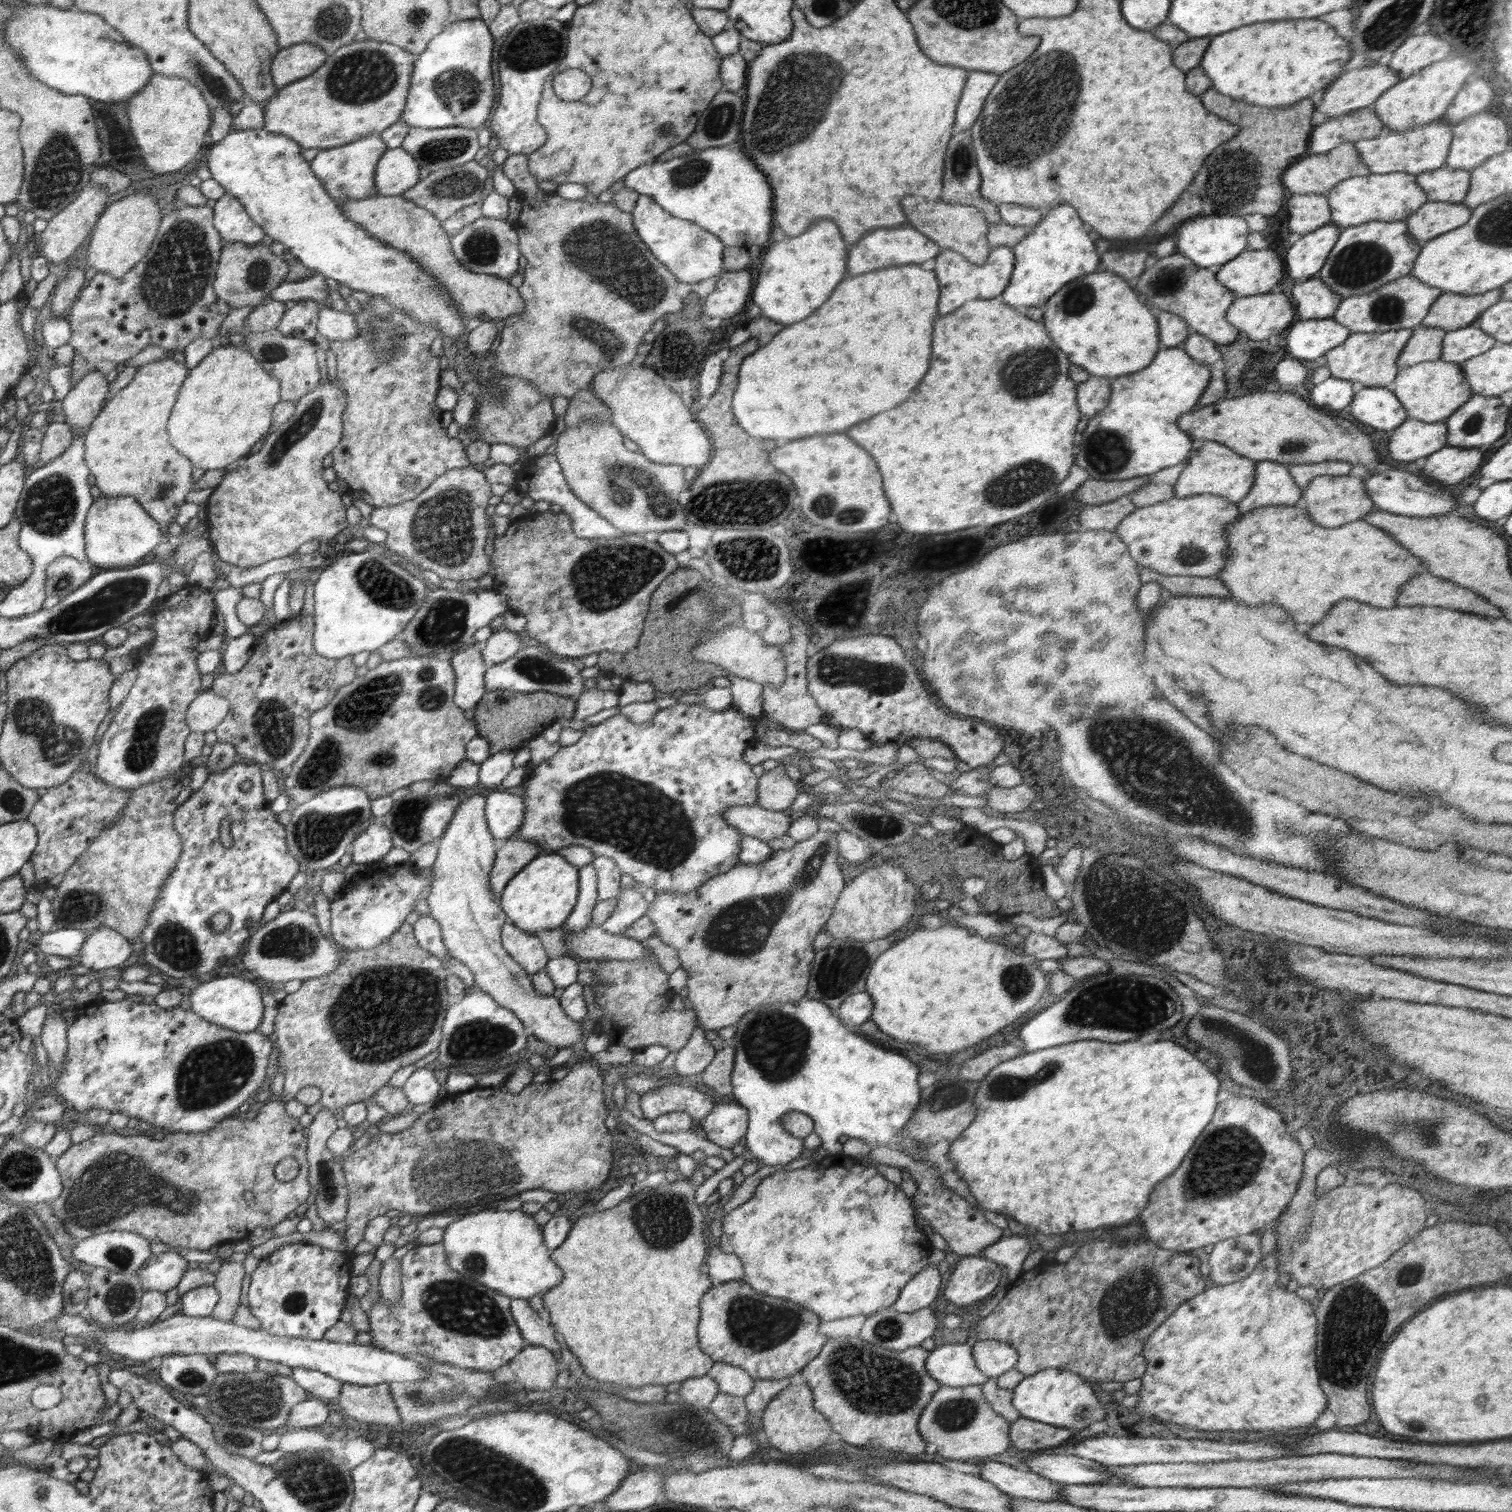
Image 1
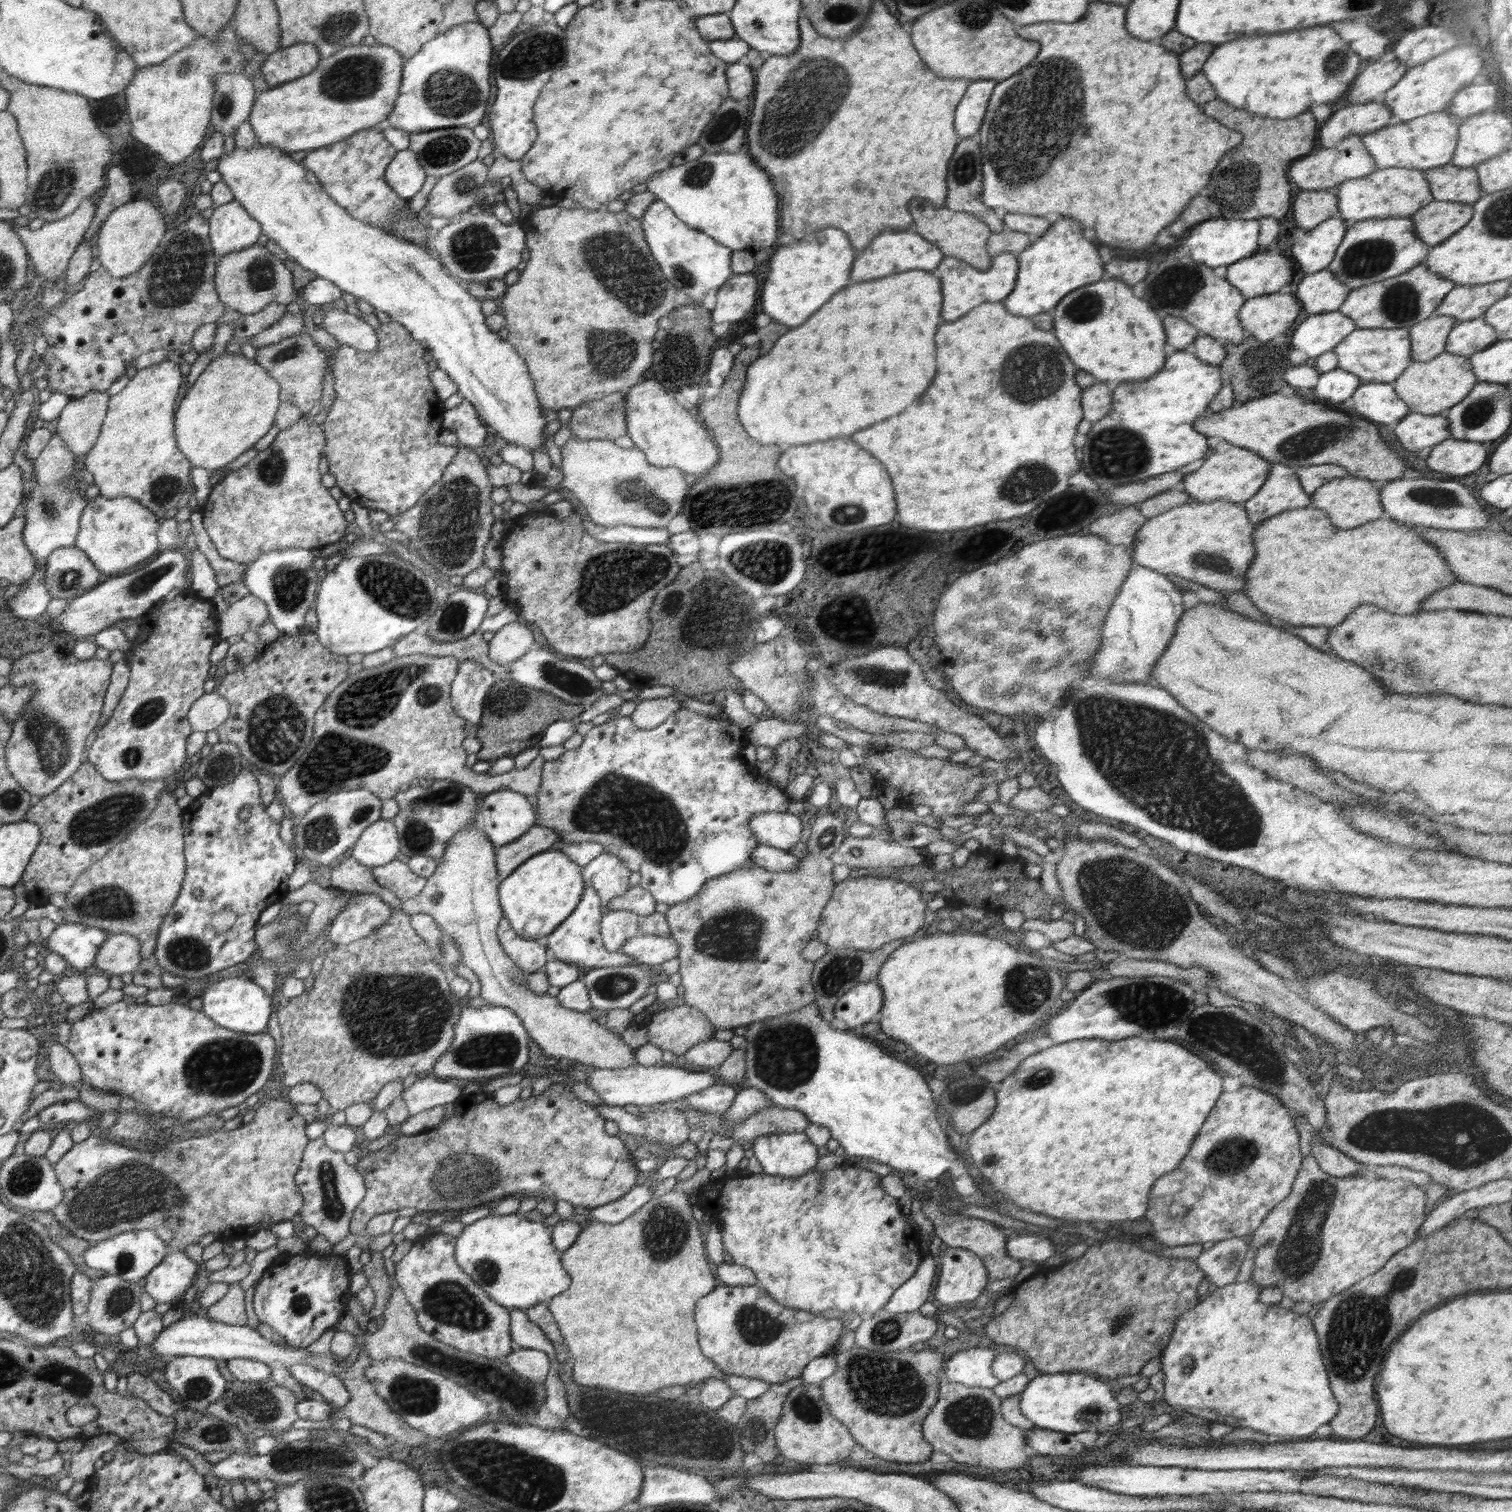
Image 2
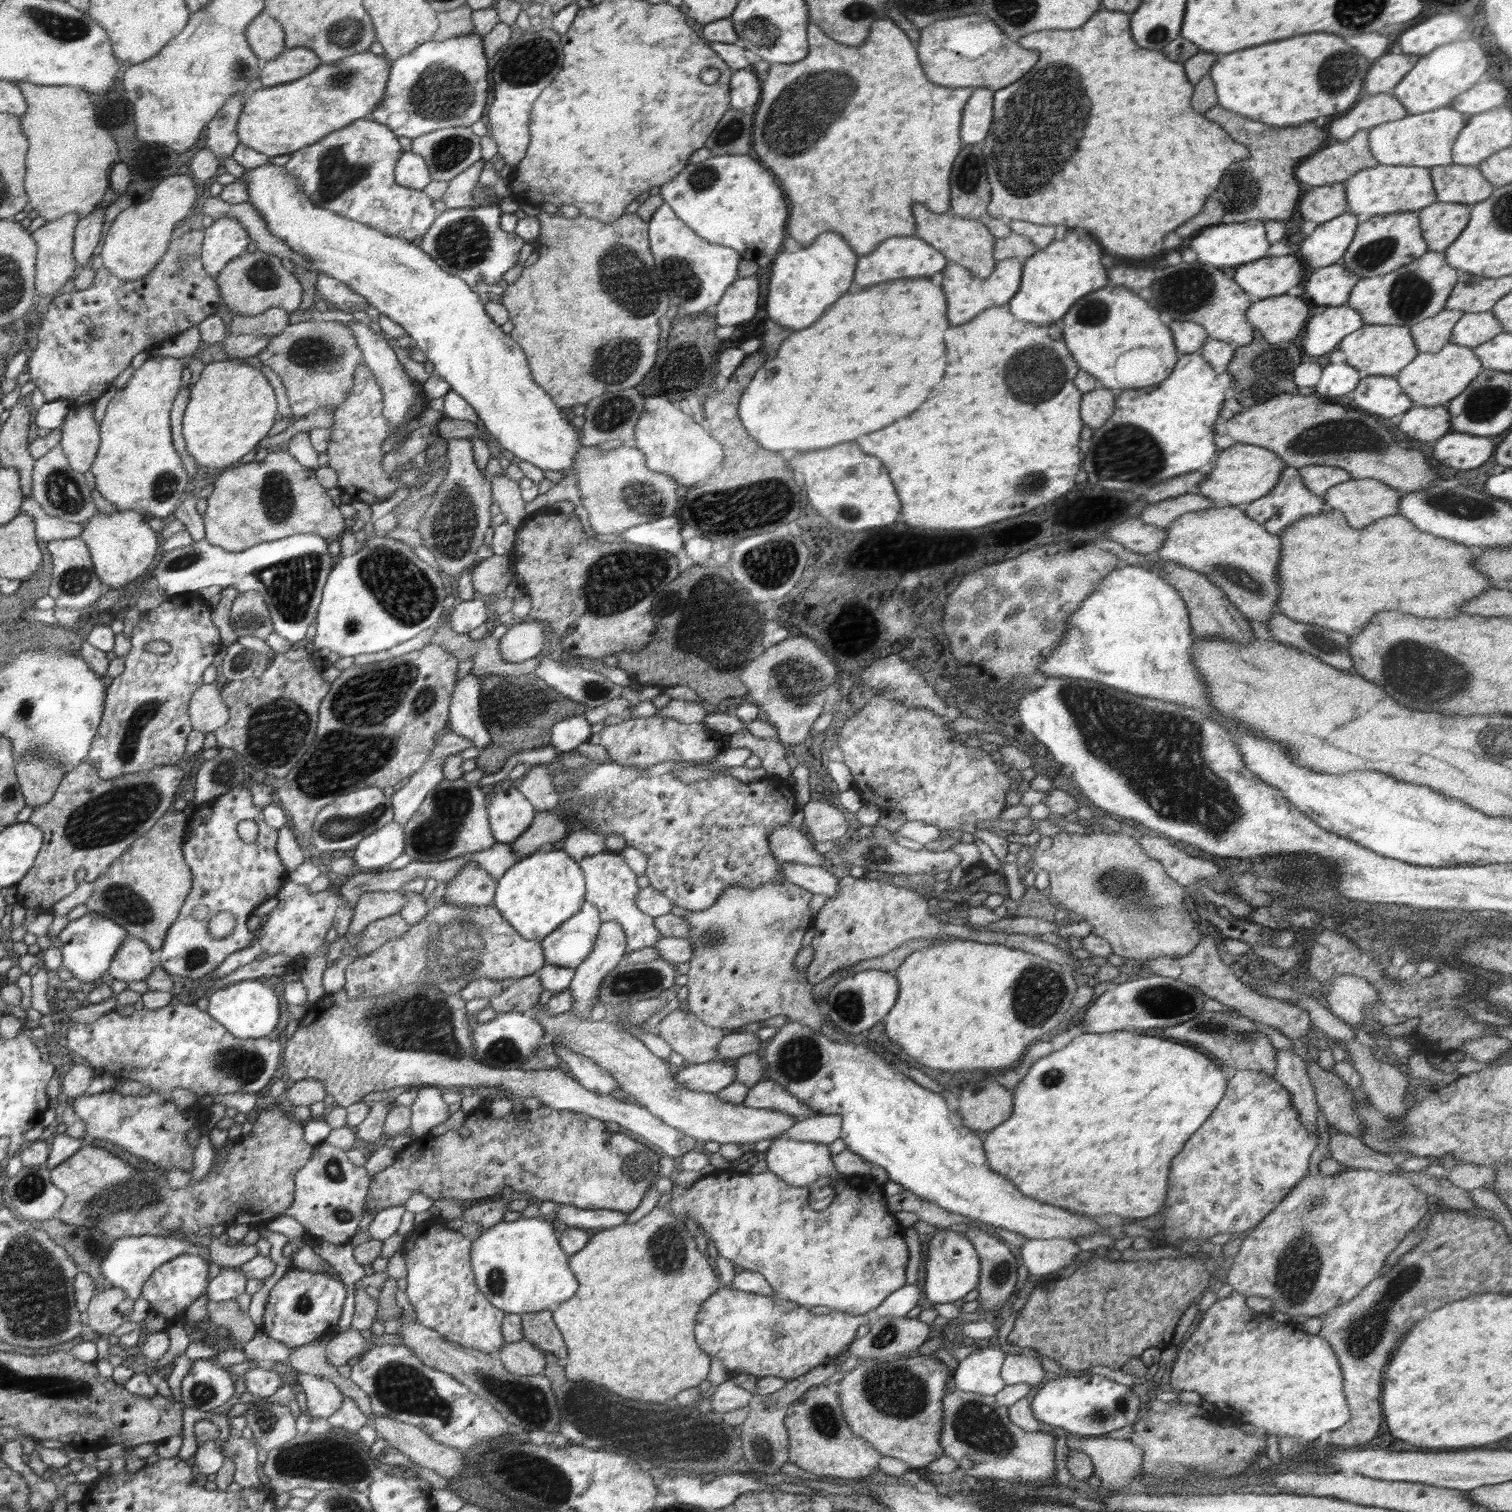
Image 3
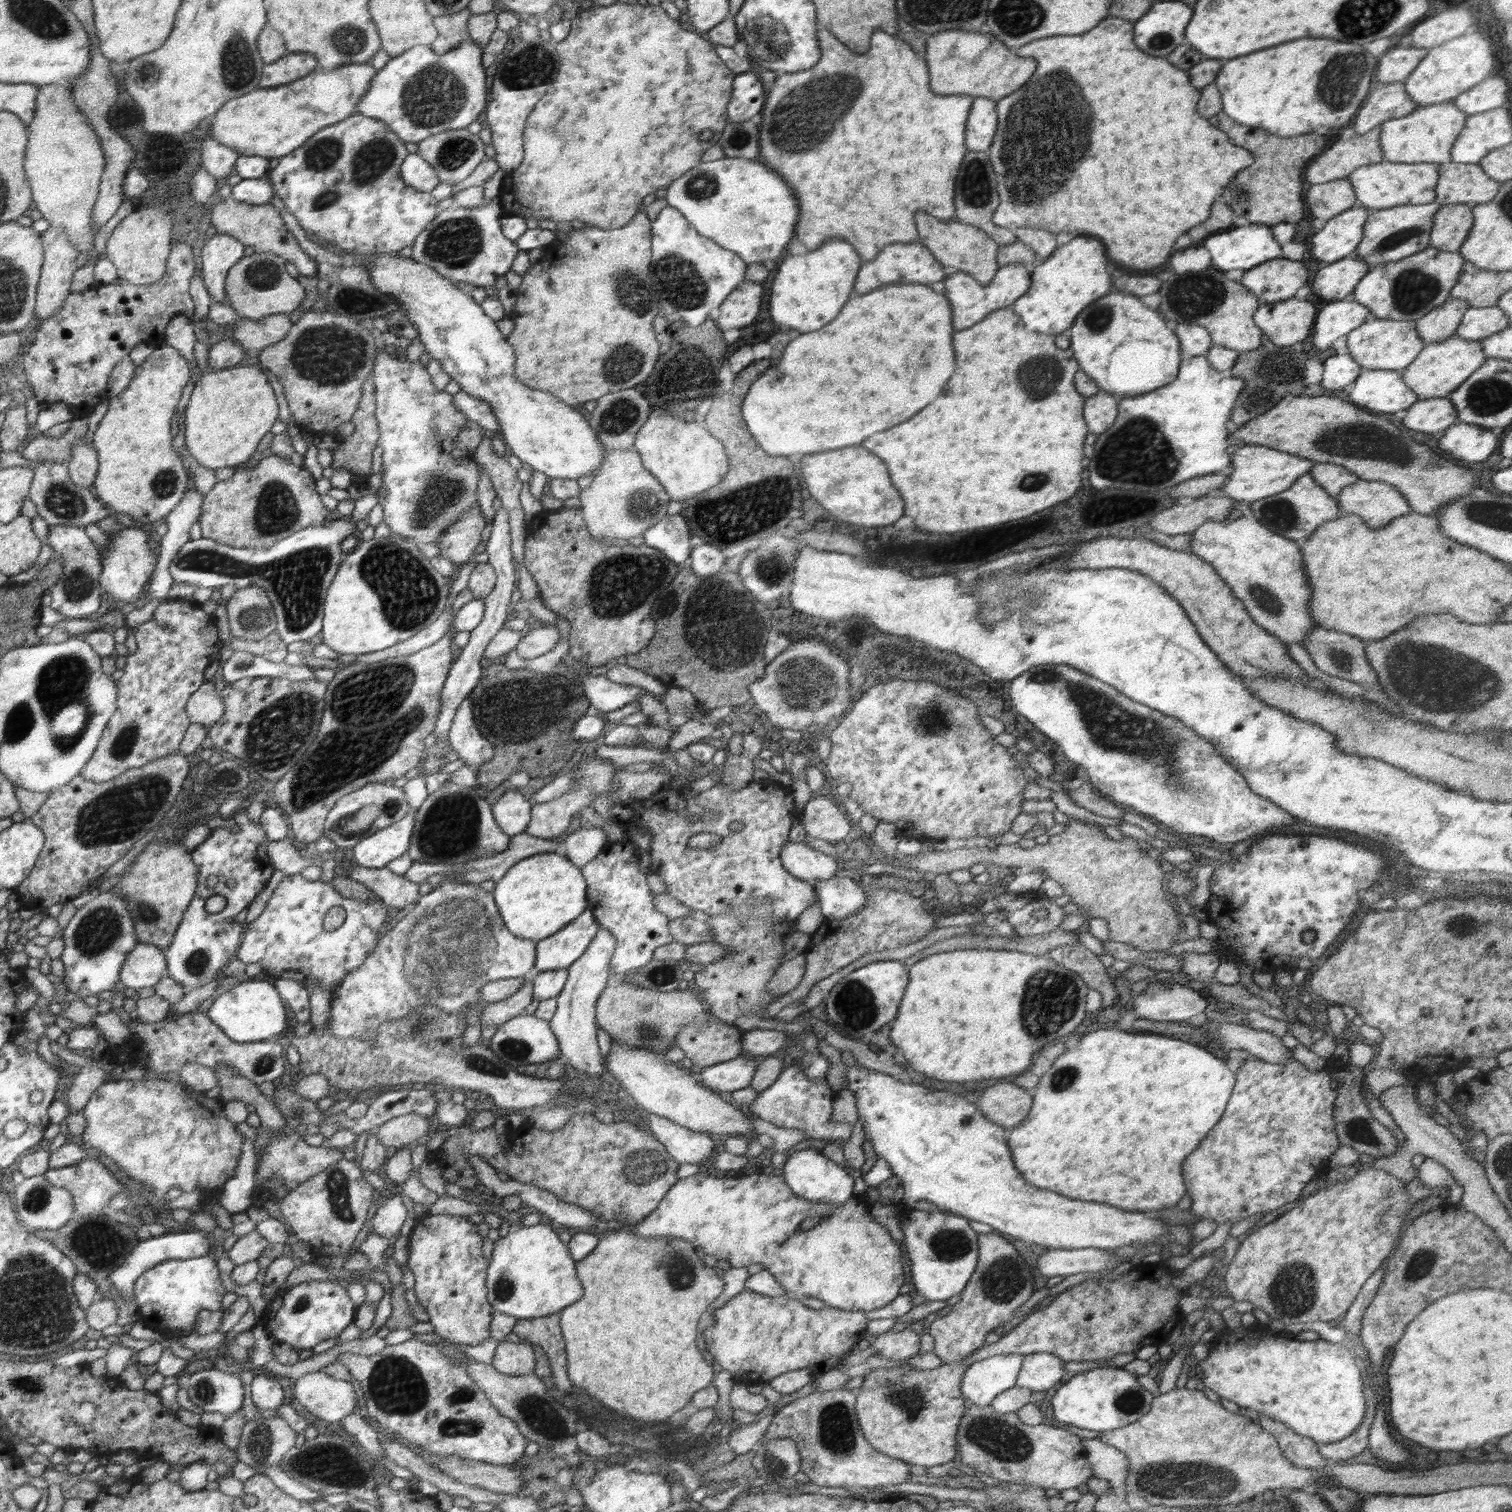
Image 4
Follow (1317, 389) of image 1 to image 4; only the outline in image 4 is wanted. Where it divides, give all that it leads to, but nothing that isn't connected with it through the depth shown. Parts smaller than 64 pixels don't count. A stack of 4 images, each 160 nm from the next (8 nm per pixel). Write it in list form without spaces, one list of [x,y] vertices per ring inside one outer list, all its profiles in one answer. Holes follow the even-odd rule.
[[[1333,354],[1324,362],[1321,385],[1326,390],[1350,388],[1361,372],[1362,367],[1350,357],[1350,354],[1344,354],[1343,356]]]

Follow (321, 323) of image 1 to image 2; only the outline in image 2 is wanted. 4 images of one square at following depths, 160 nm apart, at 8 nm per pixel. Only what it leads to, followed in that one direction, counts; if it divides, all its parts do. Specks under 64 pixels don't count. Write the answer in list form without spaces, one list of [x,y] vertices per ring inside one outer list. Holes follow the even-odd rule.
[[[334,307],[325,312],[321,327],[334,336],[339,346],[350,346],[360,353],[379,351],[379,337],[375,329],[363,318],[345,310]]]

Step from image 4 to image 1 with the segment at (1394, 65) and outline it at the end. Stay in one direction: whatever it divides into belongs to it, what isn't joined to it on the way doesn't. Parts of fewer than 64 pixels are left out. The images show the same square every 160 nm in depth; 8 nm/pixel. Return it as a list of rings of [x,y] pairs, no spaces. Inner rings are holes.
[[[1378,62],[1370,64],[1368,67],[1364,66],[1361,69],[1346,71],[1323,90],[1322,100],[1320,100],[1320,104],[1315,110],[1326,114],[1330,119],[1344,116],[1360,108],[1372,106],[1381,94],[1384,94],[1400,81],[1400,77],[1395,70],[1392,70],[1388,65],[1380,65]]]

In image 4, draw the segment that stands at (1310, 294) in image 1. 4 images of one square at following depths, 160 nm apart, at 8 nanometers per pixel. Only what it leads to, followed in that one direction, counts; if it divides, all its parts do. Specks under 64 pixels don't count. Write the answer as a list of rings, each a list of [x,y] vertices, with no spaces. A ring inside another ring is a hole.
[[[1346,256],[1319,269],[1311,292],[1327,302],[1349,298],[1360,279],[1370,270],[1371,267],[1359,256]]]

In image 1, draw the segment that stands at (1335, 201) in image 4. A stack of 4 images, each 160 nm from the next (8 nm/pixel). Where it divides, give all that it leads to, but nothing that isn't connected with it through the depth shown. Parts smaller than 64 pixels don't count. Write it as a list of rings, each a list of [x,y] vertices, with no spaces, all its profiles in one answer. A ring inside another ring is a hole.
[[[1292,194],[1287,201],[1288,230],[1305,235],[1324,226],[1330,220],[1326,194]]]

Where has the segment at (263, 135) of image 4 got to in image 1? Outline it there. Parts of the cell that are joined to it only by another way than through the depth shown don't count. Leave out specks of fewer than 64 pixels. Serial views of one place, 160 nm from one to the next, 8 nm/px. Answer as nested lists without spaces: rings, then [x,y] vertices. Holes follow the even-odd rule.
[[[364,39],[340,47],[314,74],[279,89],[275,97],[264,104],[264,122],[269,133],[289,136],[303,150],[330,149],[345,146],[371,134],[381,134],[388,126],[403,116],[406,96],[410,94],[412,71],[419,55],[402,49],[399,45]]]

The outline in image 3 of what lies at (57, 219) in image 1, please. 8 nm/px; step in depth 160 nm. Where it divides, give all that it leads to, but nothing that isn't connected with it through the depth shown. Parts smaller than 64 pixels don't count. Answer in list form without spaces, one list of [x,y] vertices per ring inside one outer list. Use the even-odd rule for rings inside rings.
[[[72,213],[70,215],[64,215],[62,218],[54,221],[47,221],[43,226],[39,227],[37,230],[32,232],[32,238],[36,240],[37,244],[37,255],[36,255],[36,290],[40,292],[41,296],[51,296],[52,298],[56,298],[56,296],[52,296],[52,294],[56,294],[56,290],[60,288],[60,284],[66,284],[68,282],[68,278],[72,276],[72,270],[76,268],[76,260],[75,256],[72,256],[72,240],[75,240],[75,228],[78,226],[79,221],[81,220],[80,216],[76,213]]]

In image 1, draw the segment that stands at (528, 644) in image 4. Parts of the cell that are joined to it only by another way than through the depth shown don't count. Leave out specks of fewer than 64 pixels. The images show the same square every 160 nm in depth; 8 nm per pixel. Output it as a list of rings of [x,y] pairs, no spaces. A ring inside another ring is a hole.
[[[505,628],[500,629],[482,644],[483,659],[488,666],[494,666],[514,656],[527,642],[524,634],[514,633]]]

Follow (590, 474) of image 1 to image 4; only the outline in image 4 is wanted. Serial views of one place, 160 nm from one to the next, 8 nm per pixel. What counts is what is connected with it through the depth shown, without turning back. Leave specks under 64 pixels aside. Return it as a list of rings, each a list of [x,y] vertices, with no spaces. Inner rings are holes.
[[[634,449],[611,450],[593,482],[581,492],[579,508],[591,535],[599,538],[632,538],[650,529],[666,516],[670,497],[656,477],[643,467],[640,453]]]

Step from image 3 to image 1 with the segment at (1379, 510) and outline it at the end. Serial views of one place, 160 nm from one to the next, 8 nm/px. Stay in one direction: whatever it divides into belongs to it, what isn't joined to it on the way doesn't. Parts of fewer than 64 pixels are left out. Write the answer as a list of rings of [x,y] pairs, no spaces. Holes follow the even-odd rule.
[[[1320,475],[1308,484],[1308,488],[1302,489],[1303,495],[1299,506],[1305,509],[1311,521],[1324,528],[1336,528],[1360,520],[1364,515],[1376,509],[1375,504],[1366,491],[1364,478],[1342,475]]]

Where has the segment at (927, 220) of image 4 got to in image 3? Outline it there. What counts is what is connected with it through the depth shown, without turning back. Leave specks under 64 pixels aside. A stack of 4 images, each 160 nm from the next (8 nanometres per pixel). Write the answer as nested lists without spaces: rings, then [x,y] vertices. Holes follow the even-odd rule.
[[[914,204],[914,218],[916,218],[916,232],[914,236],[925,240],[930,246],[937,248],[948,260],[961,264],[978,278],[986,278],[996,266],[993,257],[995,236],[978,219],[965,219],[952,214],[950,211],[934,214],[922,204]]]

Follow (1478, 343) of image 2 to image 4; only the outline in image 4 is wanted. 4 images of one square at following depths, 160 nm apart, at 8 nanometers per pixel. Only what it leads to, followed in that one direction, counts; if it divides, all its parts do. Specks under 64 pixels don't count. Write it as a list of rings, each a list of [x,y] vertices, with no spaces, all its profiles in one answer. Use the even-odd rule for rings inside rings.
[[[1497,305],[1488,308],[1470,307],[1464,313],[1462,322],[1458,325],[1455,334],[1460,338],[1464,338],[1464,340],[1482,342],[1487,336],[1492,336],[1492,334],[1496,334],[1508,326],[1510,326],[1509,318],[1504,314],[1501,308],[1497,307]]]

